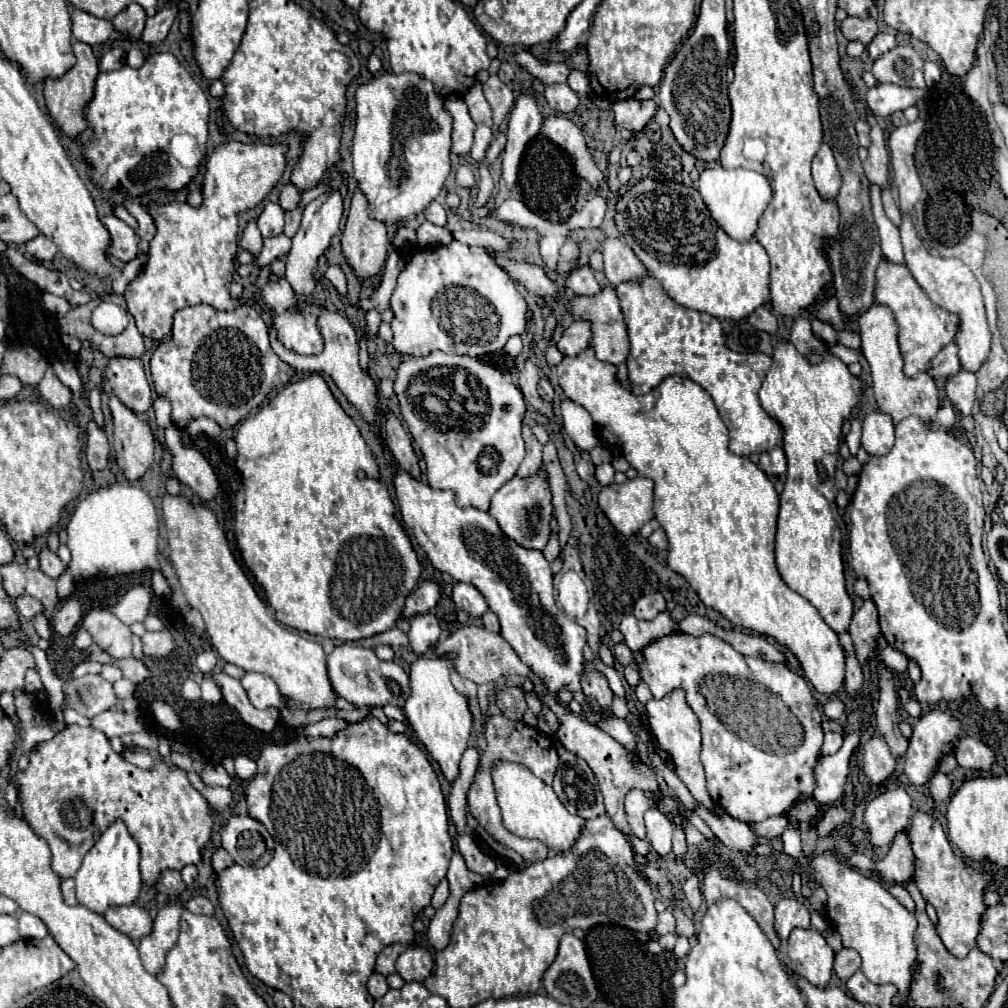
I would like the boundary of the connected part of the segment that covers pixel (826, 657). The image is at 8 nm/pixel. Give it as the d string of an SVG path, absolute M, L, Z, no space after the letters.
M583 349L577 357L563 357L557 365L563 393L589 411L599 437L607 443L619 443L623 457L639 471L641 477L655 481L655 517L667 533L669 557L673 571L683 575L705 607L727 617L735 627L745 627L773 637L785 645L801 663L805 677L821 695L837 695L845 685L845 649L839 635L819 617L817 609L791 591L781 579L775 565L775 527L779 513L779 495L767 475L747 457L733 455L727 447L727 427L709 397L697 383L683 377L667 377L647 395L633 395L615 381L615 365L605 365L593 357L593 349Z

